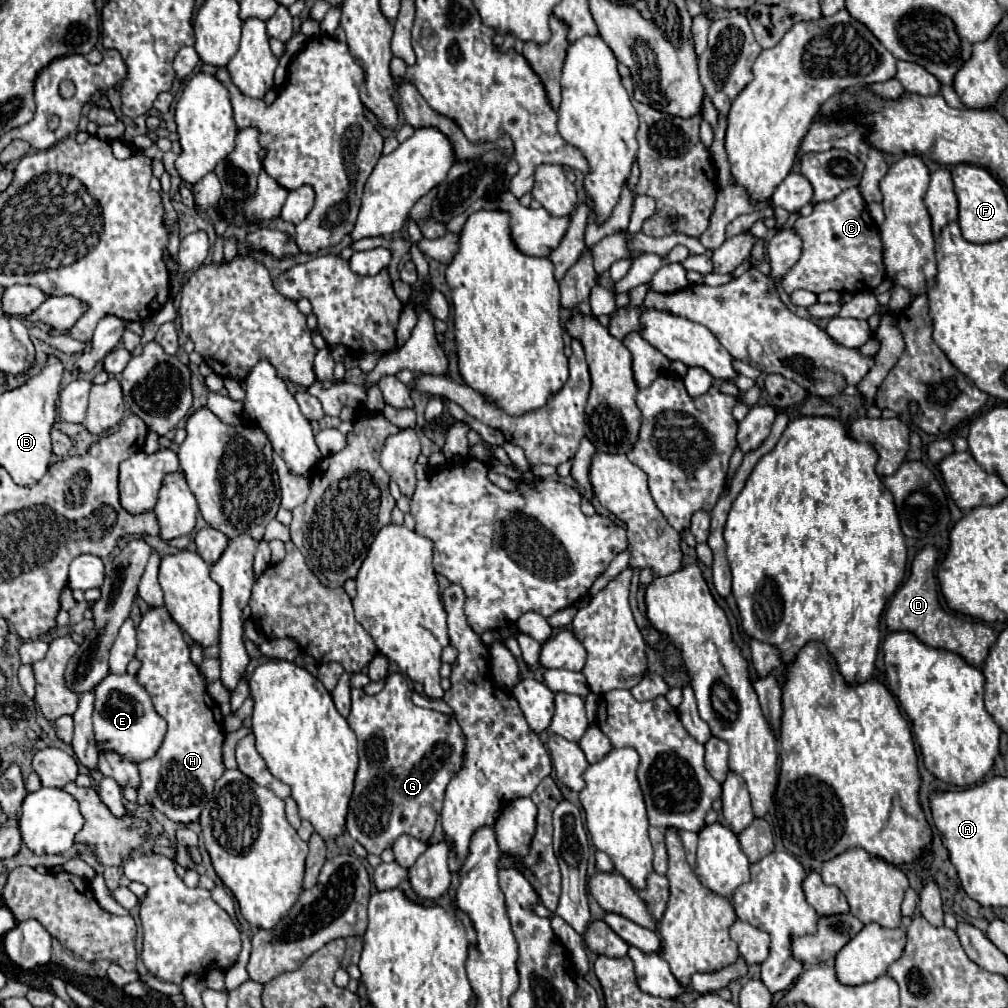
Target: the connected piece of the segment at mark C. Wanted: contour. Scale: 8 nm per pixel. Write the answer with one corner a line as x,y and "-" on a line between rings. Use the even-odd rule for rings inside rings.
857,188
845,190
829,202
815,204
809,216
799,216
793,232
801,238
803,250
799,262
787,272
781,286
787,294
803,288
815,294
835,290
839,294
873,292
885,280
883,246
879,228
867,212

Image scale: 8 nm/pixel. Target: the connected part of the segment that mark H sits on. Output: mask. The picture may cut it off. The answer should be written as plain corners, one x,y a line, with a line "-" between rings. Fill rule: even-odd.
149,606
137,626
137,654
141,662
137,682
151,694
153,708
167,720
167,734
161,748
149,760
137,762
141,784
137,786
137,804
151,804
167,818
189,824
199,820
205,802
213,794
215,782
223,776
223,714
209,696
207,682
189,656
189,646
181,626
165,606

